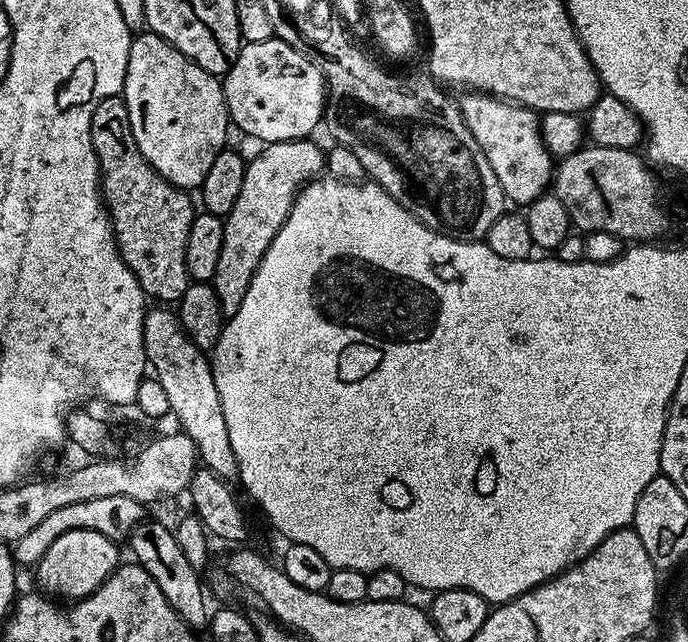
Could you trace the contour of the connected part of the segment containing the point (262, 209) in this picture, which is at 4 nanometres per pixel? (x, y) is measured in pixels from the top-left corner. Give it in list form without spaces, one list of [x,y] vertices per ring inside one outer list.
[[[305,138],[277,142],[276,144],[264,144],[261,147],[261,152],[253,160],[247,161],[246,178],[242,178],[242,190],[228,215],[223,217],[222,251],[218,257],[218,270],[214,270],[214,278],[210,282],[214,294],[218,294],[220,309],[224,311],[225,317],[238,314],[238,306],[242,306],[242,302],[246,298],[246,290],[250,290],[250,278],[254,278],[270,242],[274,242],[278,230],[282,230],[300,189],[308,181],[317,179],[325,171],[325,149],[323,147],[320,149],[314,141],[315,139]]]

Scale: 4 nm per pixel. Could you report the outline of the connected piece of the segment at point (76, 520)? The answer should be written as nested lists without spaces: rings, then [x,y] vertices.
[[[114,494],[111,498],[93,498],[90,502],[74,502],[74,506],[62,506],[53,510],[43,522],[38,522],[34,530],[29,530],[22,538],[18,538],[14,545],[14,559],[17,565],[36,566],[46,550],[54,545],[54,540],[68,531],[92,530],[104,534],[107,539],[115,542],[127,541],[132,531],[145,519],[145,505],[134,502],[134,498],[126,498],[122,494]]]

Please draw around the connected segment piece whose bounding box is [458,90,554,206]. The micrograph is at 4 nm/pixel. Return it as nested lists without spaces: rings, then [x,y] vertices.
[[[468,90],[463,95],[458,100],[460,113],[464,115],[470,134],[474,134],[474,142],[482,146],[482,154],[486,154],[490,166],[494,166],[505,197],[511,203],[513,200],[527,206],[545,195],[554,180],[554,157],[543,142],[541,117],[523,104],[514,104],[486,92]]]

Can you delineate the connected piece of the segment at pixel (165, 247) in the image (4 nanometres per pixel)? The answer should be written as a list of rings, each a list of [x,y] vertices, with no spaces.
[[[123,95],[102,98],[94,110],[94,118],[90,122],[90,134],[94,154],[100,167],[100,191],[104,197],[104,206],[108,210],[108,218],[112,221],[112,232],[116,235],[116,248],[120,251],[122,262],[138,278],[138,286],[145,297],[156,302],[179,302],[183,300],[190,283],[186,270],[186,238],[190,235],[190,222],[196,216],[197,209],[192,208],[192,200],[187,191],[174,186],[138,150],[138,142],[134,142],[134,130],[130,130],[130,114],[126,110]]]

